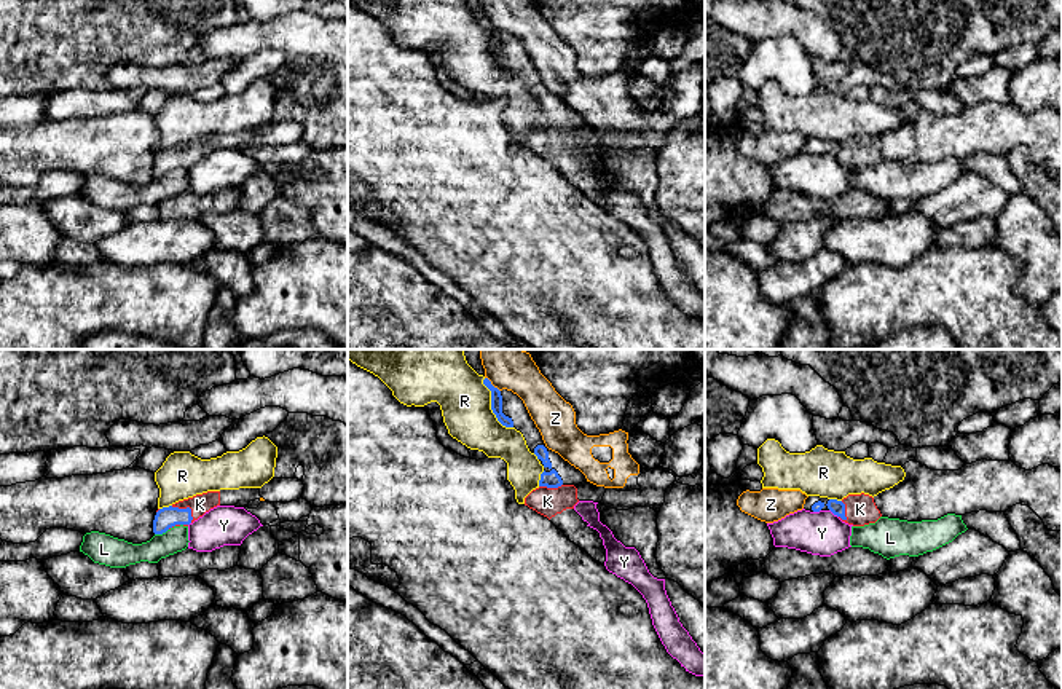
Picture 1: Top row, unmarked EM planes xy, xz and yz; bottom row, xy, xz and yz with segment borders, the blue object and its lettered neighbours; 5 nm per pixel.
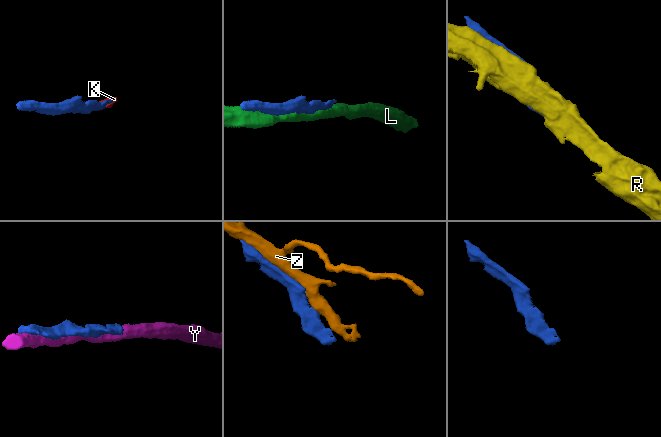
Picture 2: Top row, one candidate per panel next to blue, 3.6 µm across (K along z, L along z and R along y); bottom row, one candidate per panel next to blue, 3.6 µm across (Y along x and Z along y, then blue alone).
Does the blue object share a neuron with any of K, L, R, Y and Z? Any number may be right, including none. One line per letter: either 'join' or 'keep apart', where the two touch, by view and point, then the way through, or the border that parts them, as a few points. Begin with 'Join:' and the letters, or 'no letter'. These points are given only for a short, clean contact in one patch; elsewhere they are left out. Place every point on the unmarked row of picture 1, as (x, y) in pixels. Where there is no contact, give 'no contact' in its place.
Join: K
K: join; meets blue in xy at (187, 150); runs through xy (166, 160), (176, 158), (187, 150), (200, 147)
L: keep apart; meets blue in xy at (161, 176)
R: keep apart; meets blue in xz at (491, 50)
Y: keep apart; meets blue in yz at (834, 157)
Z: keep apart; meets blue in xz at (491, 27)

